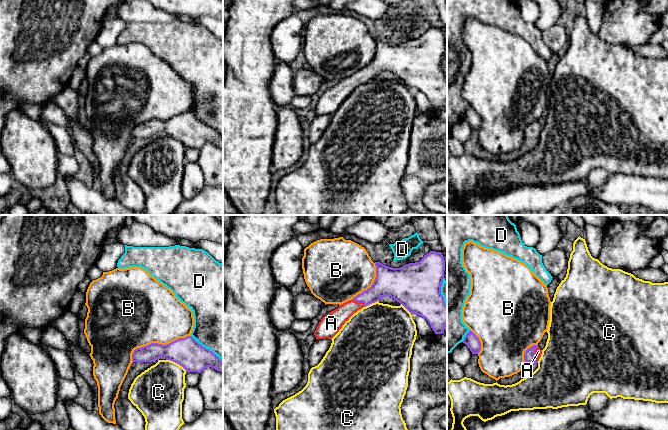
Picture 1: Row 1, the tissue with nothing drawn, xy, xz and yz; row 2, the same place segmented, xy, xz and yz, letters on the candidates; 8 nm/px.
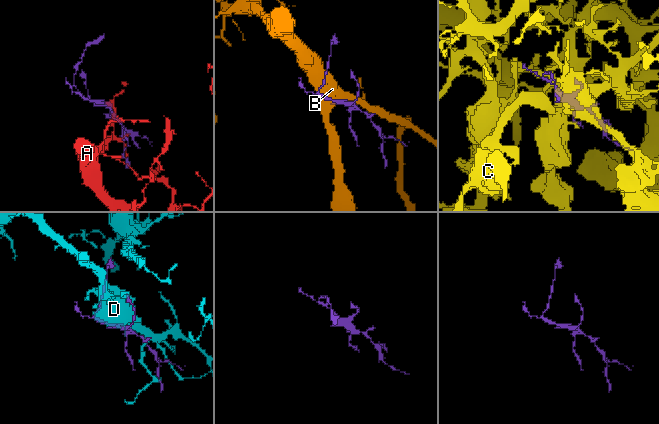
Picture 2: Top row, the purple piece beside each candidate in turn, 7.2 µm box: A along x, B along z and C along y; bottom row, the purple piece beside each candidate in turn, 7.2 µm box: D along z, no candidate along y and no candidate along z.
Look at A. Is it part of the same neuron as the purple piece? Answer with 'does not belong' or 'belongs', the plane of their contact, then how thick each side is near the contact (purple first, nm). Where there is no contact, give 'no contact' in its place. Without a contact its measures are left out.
belongs; contact in yz; calibres 80 and 60 nm

